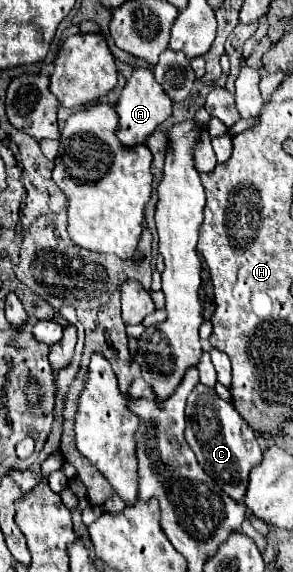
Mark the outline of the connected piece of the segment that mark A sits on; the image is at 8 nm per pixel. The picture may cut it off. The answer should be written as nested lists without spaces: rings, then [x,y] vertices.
[[[134,69],[132,77],[128,79],[116,103],[116,111],[120,115],[120,123],[116,131],[118,139],[124,145],[138,145],[138,143],[146,143],[146,139],[172,115],[172,101],[162,91],[160,83],[154,79],[154,73],[150,69]]]

